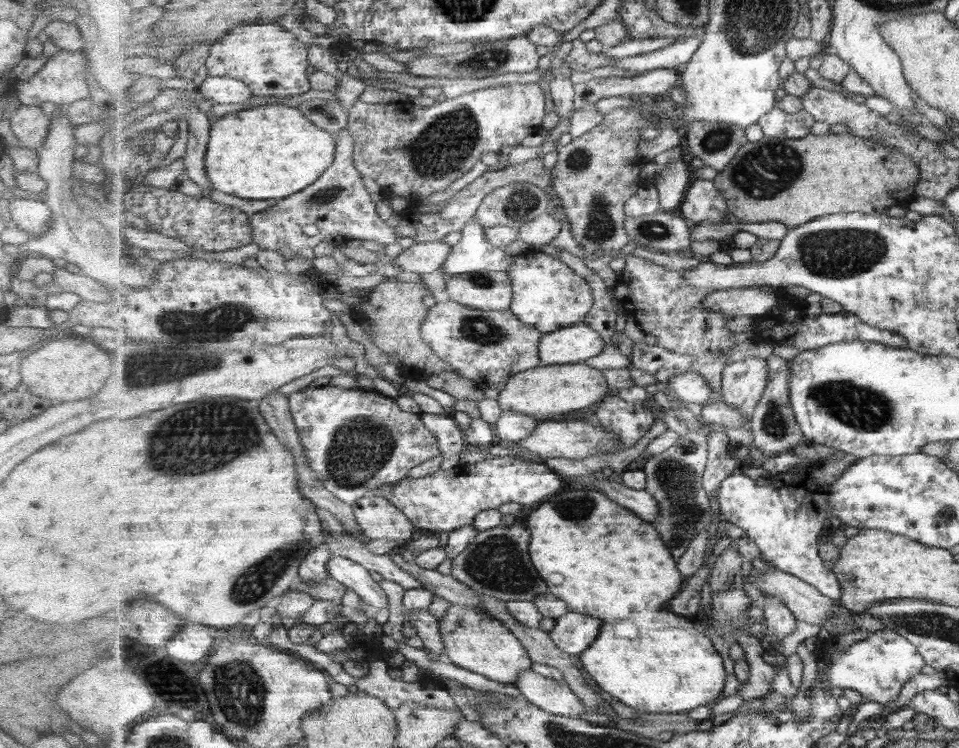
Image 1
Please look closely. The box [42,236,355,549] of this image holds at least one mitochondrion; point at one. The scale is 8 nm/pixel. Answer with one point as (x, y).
(196, 439)

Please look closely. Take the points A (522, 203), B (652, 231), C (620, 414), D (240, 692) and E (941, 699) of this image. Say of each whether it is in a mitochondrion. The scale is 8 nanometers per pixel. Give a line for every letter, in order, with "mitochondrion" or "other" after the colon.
A: mitochondrion
B: mitochondrion
C: other
D: mitochondrion
E: other

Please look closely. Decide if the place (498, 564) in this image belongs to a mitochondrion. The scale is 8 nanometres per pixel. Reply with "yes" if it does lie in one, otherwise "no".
yes

